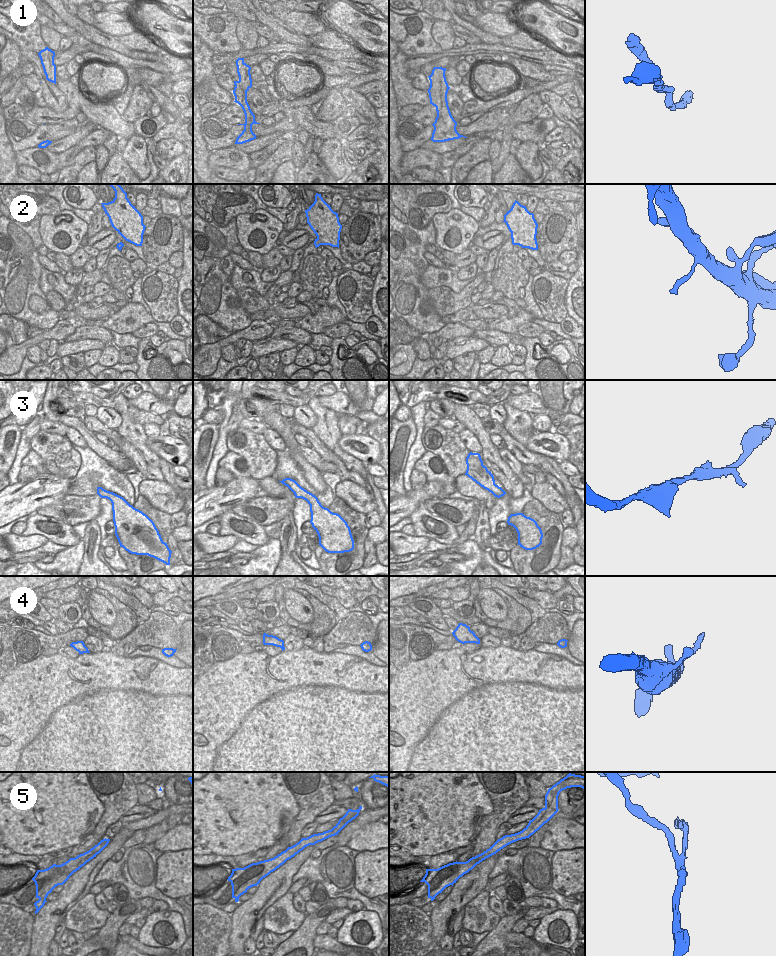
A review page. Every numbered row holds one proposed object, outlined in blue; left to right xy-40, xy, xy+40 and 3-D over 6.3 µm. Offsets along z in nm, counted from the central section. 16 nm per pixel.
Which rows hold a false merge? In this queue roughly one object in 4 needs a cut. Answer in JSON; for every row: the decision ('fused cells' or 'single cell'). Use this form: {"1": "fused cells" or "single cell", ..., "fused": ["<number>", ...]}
{"1": "single cell", "2": "single cell", "3": "single cell", "4": "single cell", "5": "fused cells", "fused": ["5"]}

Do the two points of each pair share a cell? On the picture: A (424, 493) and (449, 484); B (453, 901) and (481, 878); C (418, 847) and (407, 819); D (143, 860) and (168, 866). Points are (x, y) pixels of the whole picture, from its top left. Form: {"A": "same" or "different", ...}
{"A": "different", "B": "same", "C": "same", "D": "different"}

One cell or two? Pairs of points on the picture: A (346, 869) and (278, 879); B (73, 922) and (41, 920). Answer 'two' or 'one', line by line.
A: two
B: two

